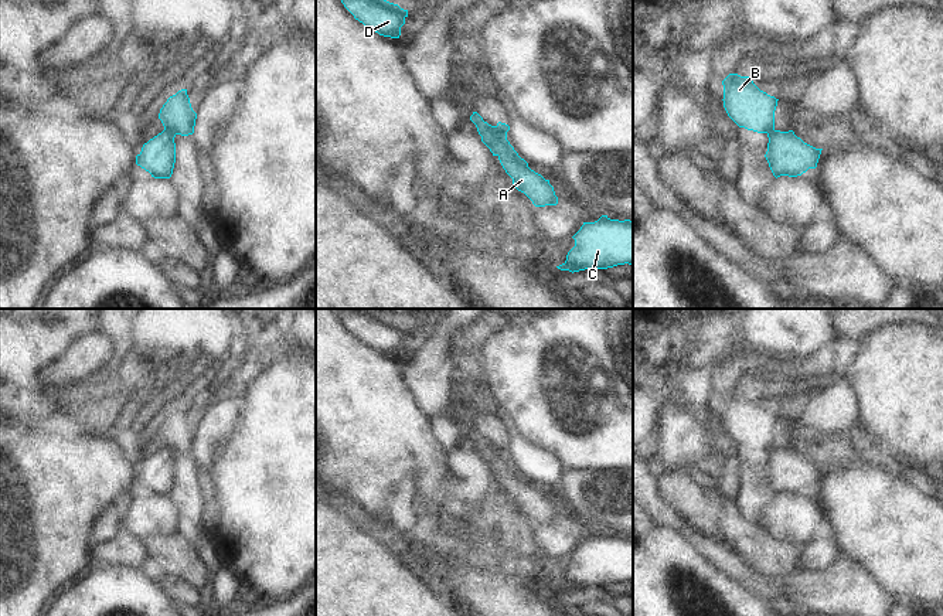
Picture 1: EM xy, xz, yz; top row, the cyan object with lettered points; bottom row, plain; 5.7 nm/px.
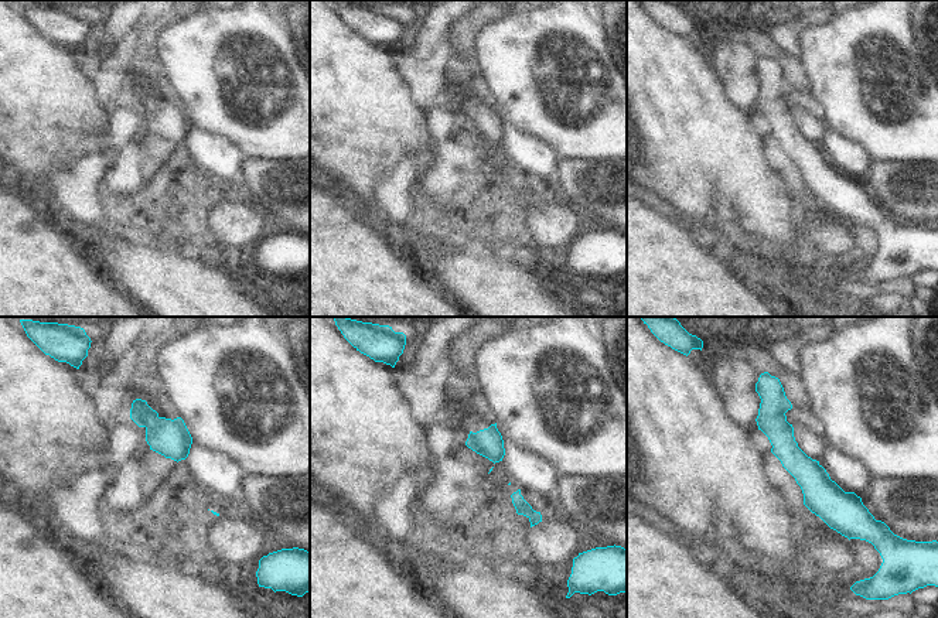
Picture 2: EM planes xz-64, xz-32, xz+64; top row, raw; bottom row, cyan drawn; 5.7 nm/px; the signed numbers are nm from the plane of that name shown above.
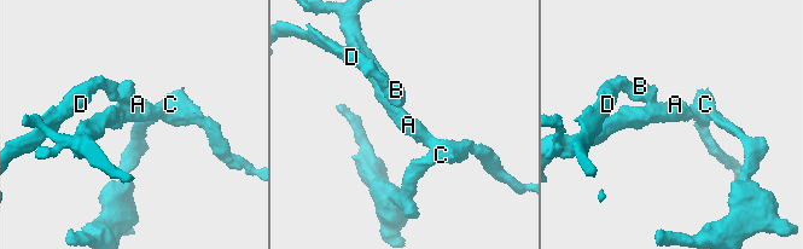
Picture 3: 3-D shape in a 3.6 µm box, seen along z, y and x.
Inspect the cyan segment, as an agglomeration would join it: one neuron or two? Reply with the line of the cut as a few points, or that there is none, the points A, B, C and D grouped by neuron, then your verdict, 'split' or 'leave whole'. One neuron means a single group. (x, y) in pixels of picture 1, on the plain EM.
cut xz (492, 443), (506, 453); groups A C / B D; split

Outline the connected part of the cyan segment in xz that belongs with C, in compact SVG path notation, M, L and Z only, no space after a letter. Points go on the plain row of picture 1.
M602 532L595 540L583 540L572 554L575 564L566 578L556 583L561 588L607 586L629 581L633 583L633 538L610 537Z

